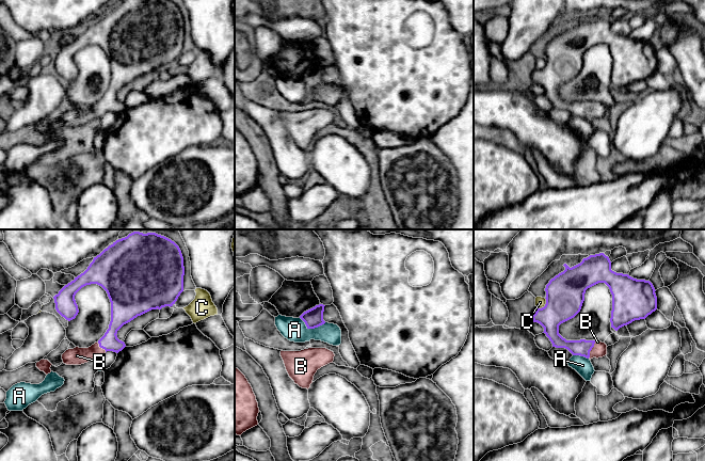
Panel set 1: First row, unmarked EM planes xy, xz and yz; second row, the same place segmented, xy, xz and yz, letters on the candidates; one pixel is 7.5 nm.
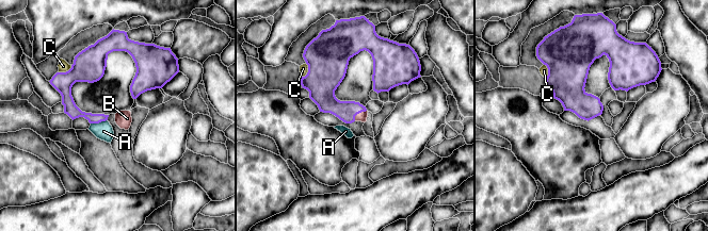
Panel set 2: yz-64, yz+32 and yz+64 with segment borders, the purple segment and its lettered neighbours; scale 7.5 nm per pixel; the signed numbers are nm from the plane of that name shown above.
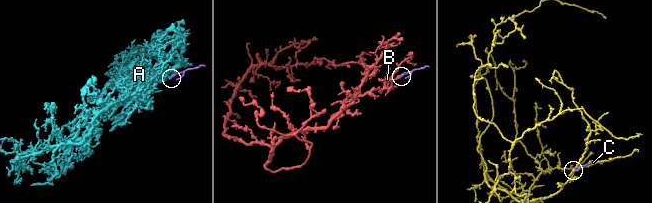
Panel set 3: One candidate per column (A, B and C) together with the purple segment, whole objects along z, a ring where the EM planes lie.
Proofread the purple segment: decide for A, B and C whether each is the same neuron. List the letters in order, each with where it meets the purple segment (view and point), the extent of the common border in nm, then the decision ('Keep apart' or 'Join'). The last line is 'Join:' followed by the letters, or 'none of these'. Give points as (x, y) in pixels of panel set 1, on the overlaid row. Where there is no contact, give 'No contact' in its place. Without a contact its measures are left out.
A: Touches purple at xz (311, 328). Shared border 200 nm. Keep apart
B: Touches purple at yz (591, 349). Shared border 150 nm. Join
C: Touches purple at yz (545, 305). Shared border 120 nm. Keep apart
Join: B

